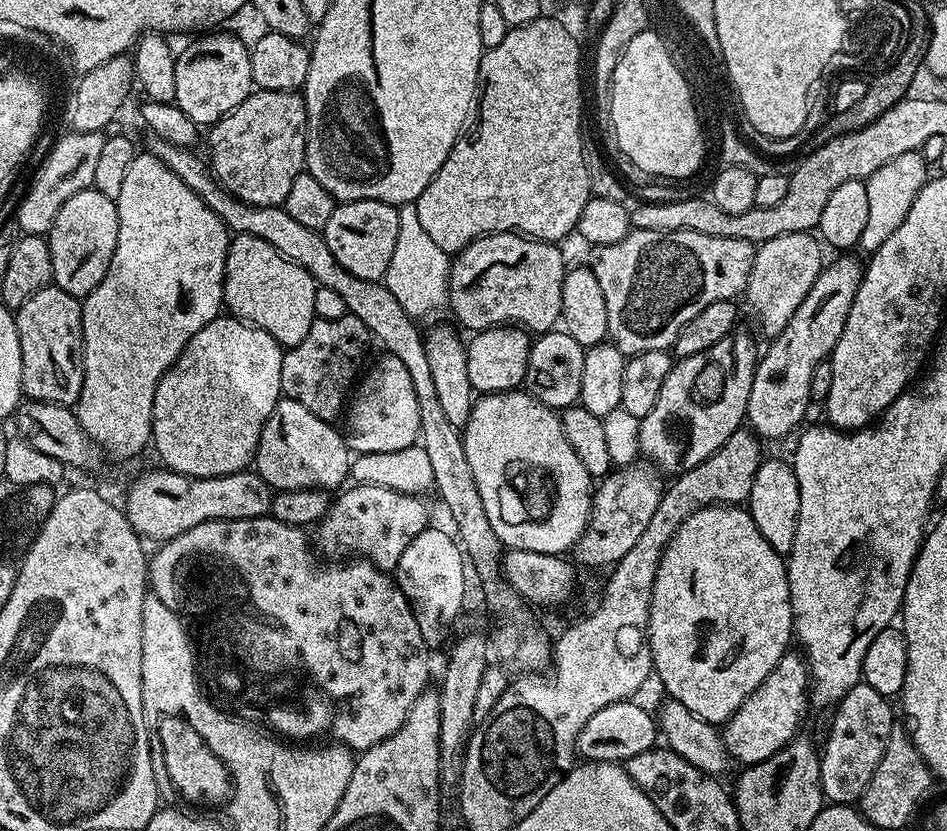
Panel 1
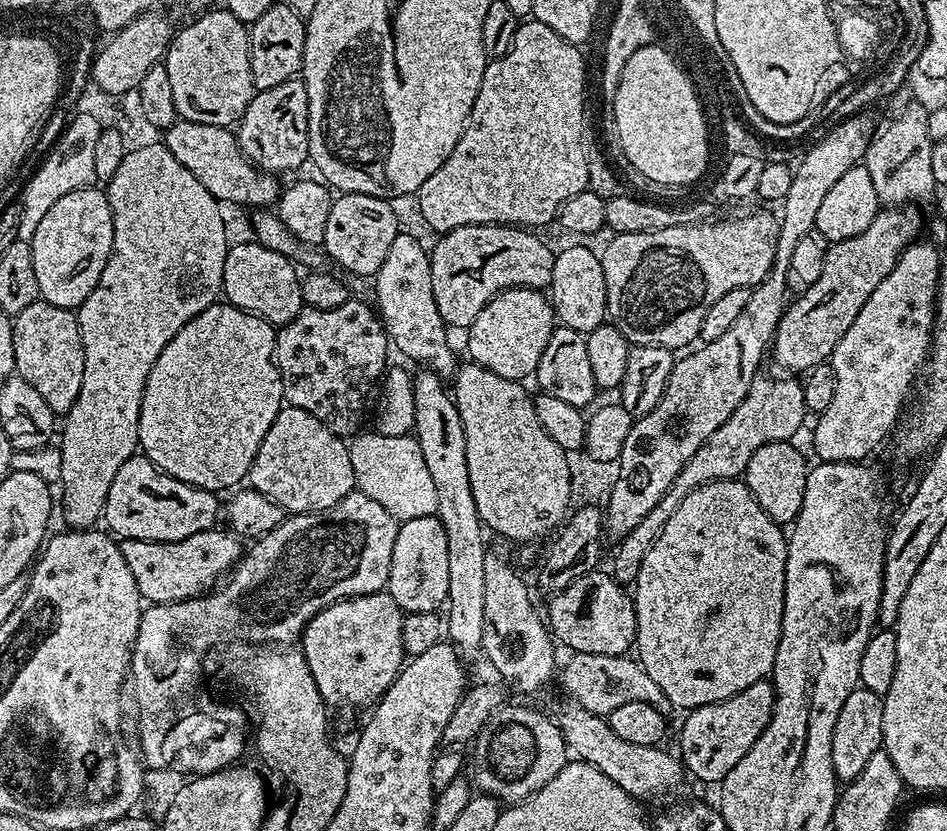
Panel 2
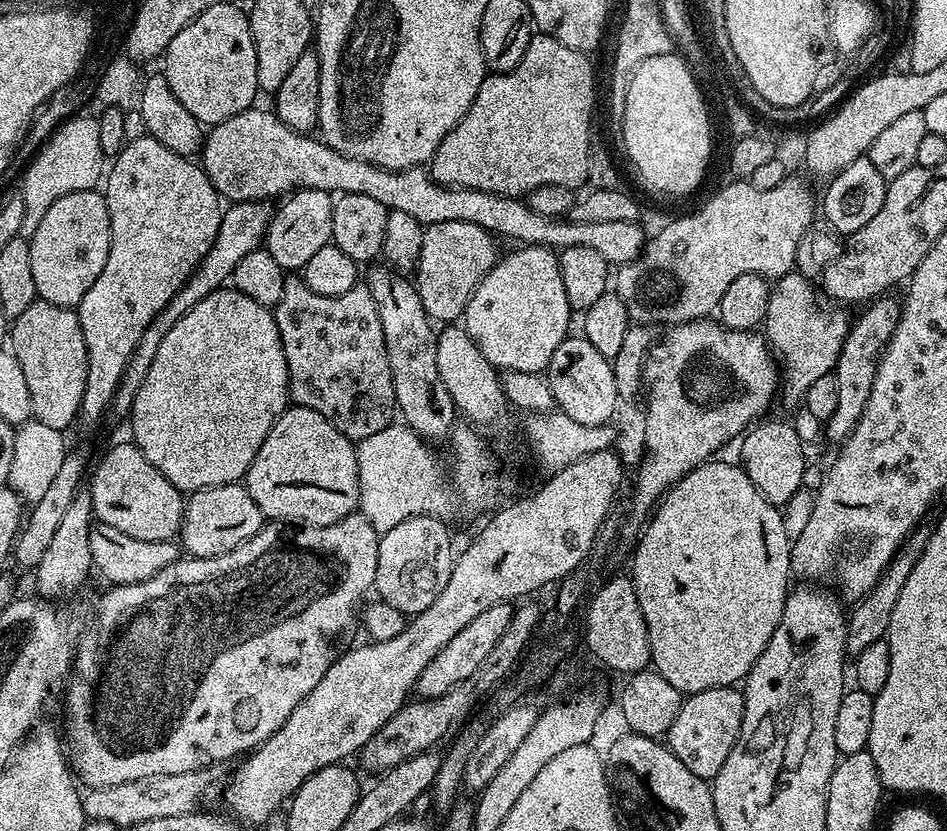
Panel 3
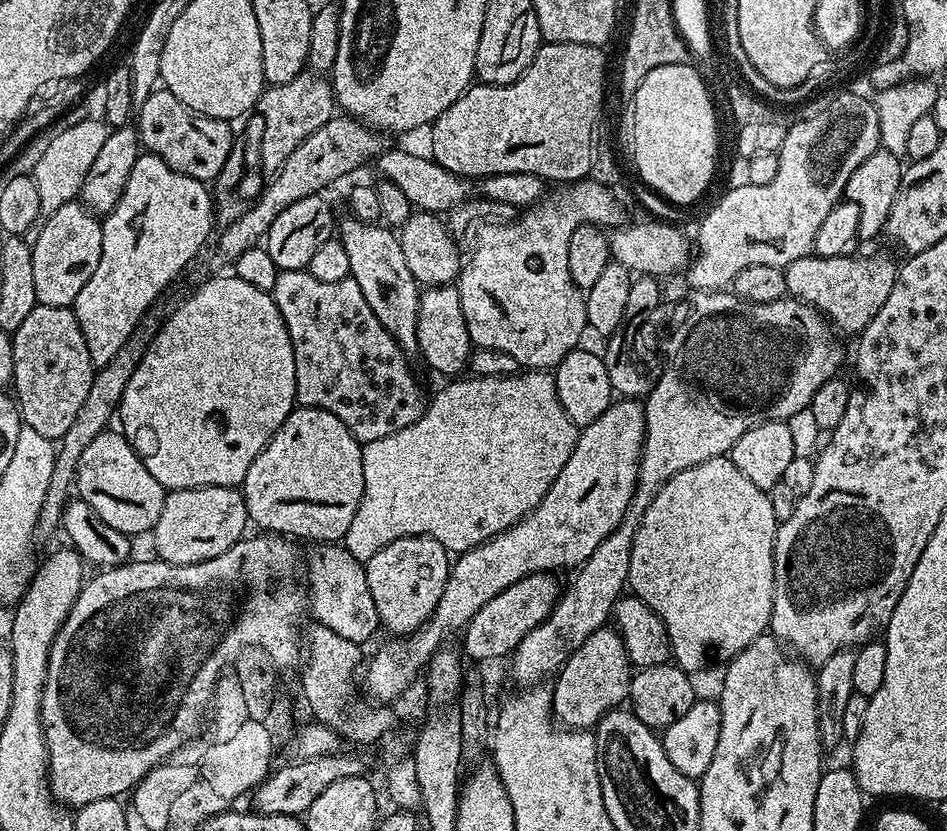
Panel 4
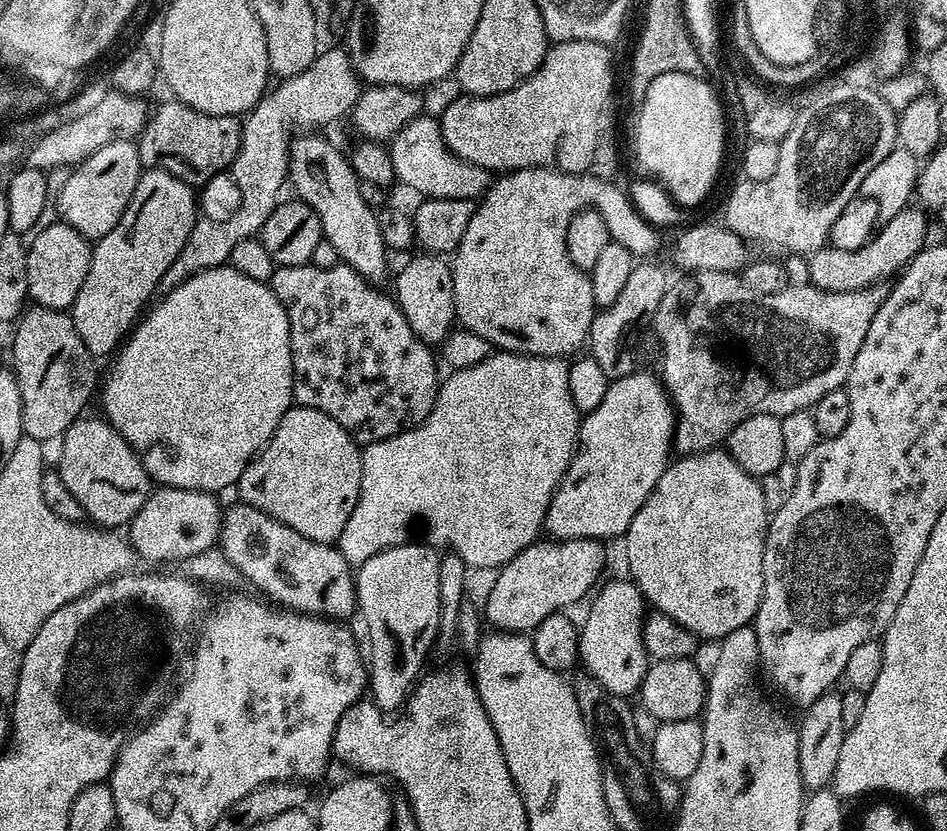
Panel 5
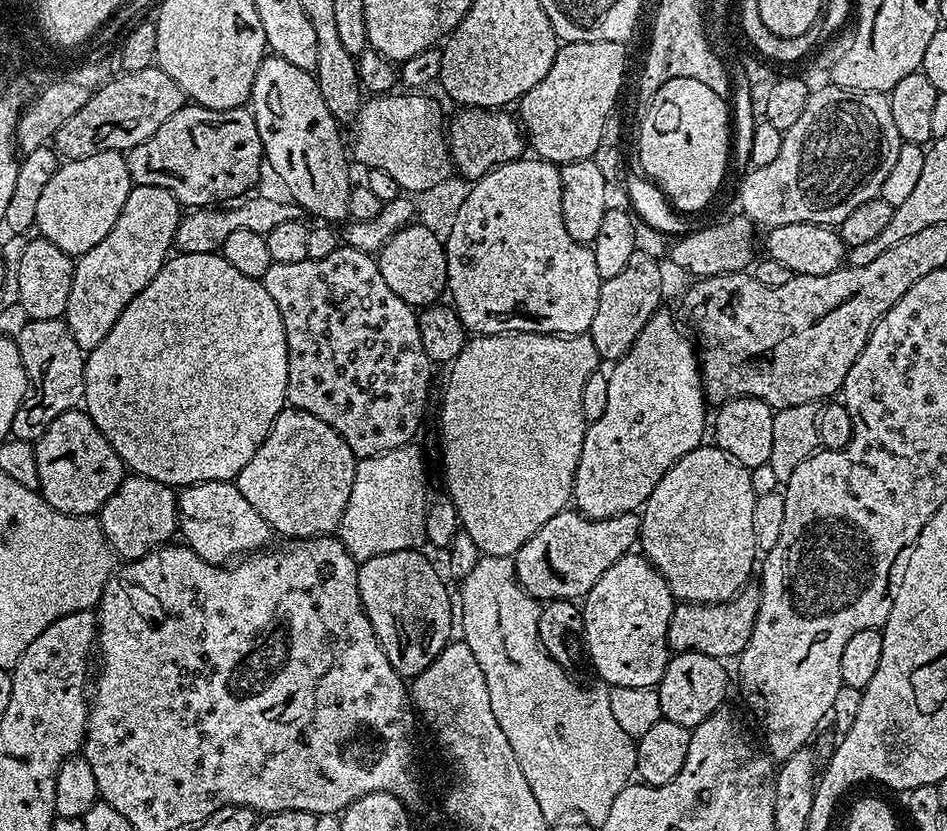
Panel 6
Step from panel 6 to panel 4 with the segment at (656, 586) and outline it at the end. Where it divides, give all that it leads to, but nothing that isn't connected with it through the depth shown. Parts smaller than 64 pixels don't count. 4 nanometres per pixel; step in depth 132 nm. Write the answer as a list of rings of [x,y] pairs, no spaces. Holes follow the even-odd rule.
[[[605,626],[594,630],[578,650],[564,663],[564,667],[555,673],[554,681],[556,685],[551,685],[552,694],[552,714],[557,721],[560,720],[565,729],[568,730],[592,730],[595,729],[597,722],[612,711],[614,708],[621,707],[628,700],[628,691],[632,688],[632,678],[634,669],[630,658],[626,654],[626,646],[620,640],[615,627]]]

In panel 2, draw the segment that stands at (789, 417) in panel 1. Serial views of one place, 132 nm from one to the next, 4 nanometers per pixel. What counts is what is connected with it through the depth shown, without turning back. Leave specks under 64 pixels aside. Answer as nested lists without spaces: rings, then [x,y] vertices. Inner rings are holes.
[[[884,206],[880,213],[854,238],[837,240],[829,247],[826,254],[826,262],[822,266],[822,274],[814,286],[810,286],[806,291],[799,293],[794,302],[789,303],[787,312],[782,314],[782,318],[776,327],[776,337],[772,339],[770,345],[770,356],[776,359],[776,364],[780,368],[785,368],[788,374],[804,374],[816,367],[817,364],[825,363],[831,357],[832,351],[838,346],[842,334],[850,330],[854,318],[858,318],[858,310],[866,306],[866,298],[874,294],[874,289],[878,287],[878,282],[894,270],[898,258],[902,255],[908,245],[917,239],[920,232],[920,212],[916,206]]]

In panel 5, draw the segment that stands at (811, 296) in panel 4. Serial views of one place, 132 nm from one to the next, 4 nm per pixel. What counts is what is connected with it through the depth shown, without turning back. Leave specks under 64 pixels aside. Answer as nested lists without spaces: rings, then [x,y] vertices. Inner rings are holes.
[[[909,206],[903,208],[894,218],[883,221],[878,231],[862,250],[838,250],[825,246],[811,253],[808,260],[807,279],[815,288],[831,292],[853,292],[887,281],[887,276],[895,277],[908,267],[909,262],[925,247],[928,236],[928,220],[923,208]]]

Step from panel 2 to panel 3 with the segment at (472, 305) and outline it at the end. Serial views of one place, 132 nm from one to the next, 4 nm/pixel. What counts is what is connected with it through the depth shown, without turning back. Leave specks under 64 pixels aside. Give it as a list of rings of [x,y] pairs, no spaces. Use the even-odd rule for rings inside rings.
[[[438,222],[437,224],[429,224],[425,227],[424,237],[422,238],[422,254],[414,269],[414,283],[416,286],[416,293],[422,298],[422,306],[433,322],[456,322],[463,317],[464,307],[470,302],[470,298],[474,294],[478,282],[482,282],[484,275],[486,275],[497,262],[498,251],[496,252],[495,243],[497,244],[497,241],[494,239],[492,233],[485,230],[482,226],[474,226],[474,222]]]

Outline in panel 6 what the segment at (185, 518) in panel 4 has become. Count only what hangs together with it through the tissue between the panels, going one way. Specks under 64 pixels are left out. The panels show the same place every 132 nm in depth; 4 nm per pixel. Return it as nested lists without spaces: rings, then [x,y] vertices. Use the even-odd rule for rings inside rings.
[[[125,475],[118,490],[114,490],[110,498],[106,498],[98,519],[102,534],[108,540],[113,553],[124,562],[137,560],[147,552],[163,548],[177,535],[176,492],[162,482],[154,482],[154,478]]]

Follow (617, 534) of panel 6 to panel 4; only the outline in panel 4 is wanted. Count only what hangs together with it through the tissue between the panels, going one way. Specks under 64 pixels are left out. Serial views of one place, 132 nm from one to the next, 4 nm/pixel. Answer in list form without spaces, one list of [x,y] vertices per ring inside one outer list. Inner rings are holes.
[[[535,572],[514,582],[514,586],[506,586],[502,594],[490,598],[490,602],[486,602],[486,606],[482,606],[482,610],[478,610],[478,614],[474,614],[472,621],[466,625],[466,631],[463,633],[463,655],[472,662],[496,660],[499,656],[511,657],[522,638],[526,638],[526,634],[534,630],[534,626],[547,620],[548,615],[552,613],[562,591],[562,584],[559,584],[556,578],[550,572]]]

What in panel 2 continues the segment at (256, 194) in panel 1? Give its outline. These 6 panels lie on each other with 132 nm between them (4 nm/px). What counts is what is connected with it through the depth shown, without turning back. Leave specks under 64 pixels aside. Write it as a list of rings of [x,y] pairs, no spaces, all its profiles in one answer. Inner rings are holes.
[[[293,78],[282,82],[282,86],[274,86],[270,90],[256,92],[250,106],[246,106],[244,117],[238,125],[238,139],[244,153],[253,164],[273,173],[292,172],[305,163],[309,163],[308,131],[310,130],[310,98],[306,94],[303,79]]]

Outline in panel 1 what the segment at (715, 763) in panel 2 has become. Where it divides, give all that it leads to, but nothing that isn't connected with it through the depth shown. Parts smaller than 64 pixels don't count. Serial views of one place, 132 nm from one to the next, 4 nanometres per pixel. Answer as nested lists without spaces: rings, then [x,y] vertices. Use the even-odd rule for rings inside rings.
[[[789,650],[766,674],[762,686],[754,690],[738,706],[736,713],[722,725],[724,745],[729,757],[736,760],[740,766],[757,764],[782,750],[792,740],[797,739],[800,723],[810,709],[810,677],[808,675],[808,662],[799,651]]]

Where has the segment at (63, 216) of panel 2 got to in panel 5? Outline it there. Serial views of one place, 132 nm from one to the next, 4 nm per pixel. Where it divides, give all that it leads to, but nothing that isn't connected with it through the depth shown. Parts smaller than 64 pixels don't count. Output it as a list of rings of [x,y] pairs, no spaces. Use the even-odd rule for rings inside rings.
[[[63,222],[45,223],[32,238],[32,244],[30,240],[27,245],[26,258],[26,286],[29,301],[42,308],[71,309],[74,298],[78,298],[78,290],[90,266],[92,248],[89,241]]]

